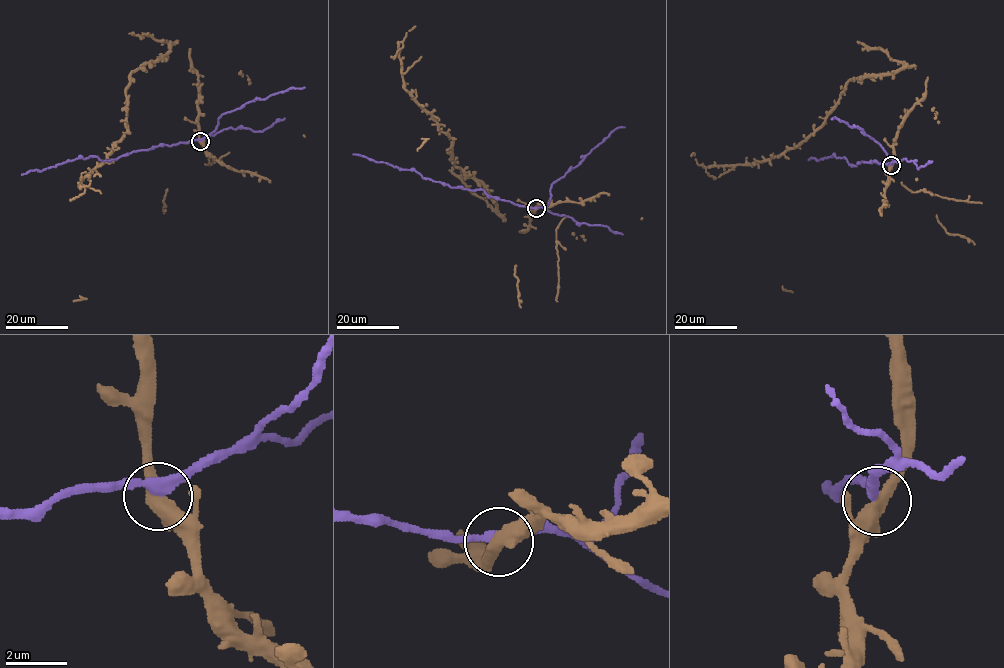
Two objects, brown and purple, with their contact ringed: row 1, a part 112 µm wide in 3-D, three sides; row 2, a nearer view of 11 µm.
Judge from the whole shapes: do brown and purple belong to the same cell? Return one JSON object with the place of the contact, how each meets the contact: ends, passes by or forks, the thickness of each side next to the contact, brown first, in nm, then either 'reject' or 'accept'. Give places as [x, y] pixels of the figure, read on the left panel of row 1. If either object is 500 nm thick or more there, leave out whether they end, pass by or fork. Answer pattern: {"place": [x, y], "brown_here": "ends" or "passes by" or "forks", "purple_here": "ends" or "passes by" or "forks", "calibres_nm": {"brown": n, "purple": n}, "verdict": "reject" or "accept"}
{"place": [200, 141], "brown_here": "passes by", "purple_here": "passes by", "calibres_nm": {"brown": 460, "purple": 320}, "verdict": "reject"}

